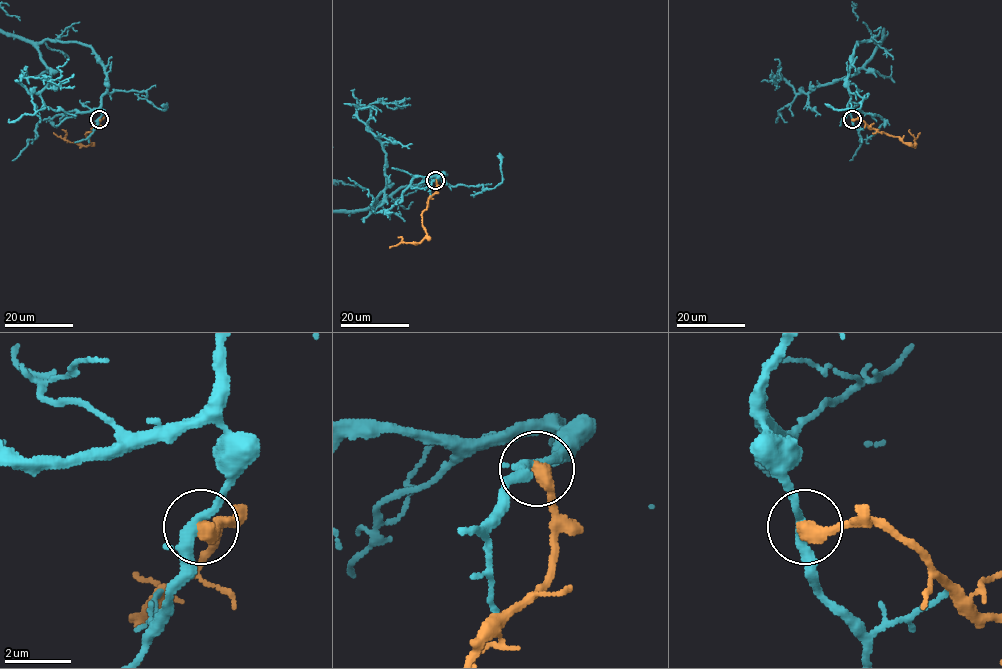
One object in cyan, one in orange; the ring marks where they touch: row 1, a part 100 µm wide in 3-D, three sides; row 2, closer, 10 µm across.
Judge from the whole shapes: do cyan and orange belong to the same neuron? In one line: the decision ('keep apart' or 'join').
keep apart

